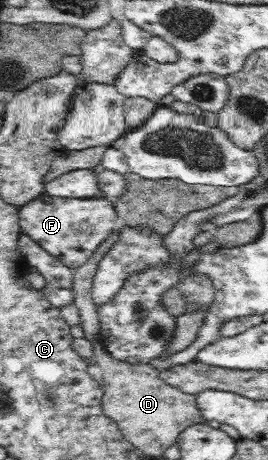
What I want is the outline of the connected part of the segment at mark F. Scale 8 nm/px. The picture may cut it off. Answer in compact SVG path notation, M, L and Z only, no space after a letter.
M43 193L35 200L19 208L21 233L40 245L48 254L75 269L82 266L100 245L115 231L116 209L103 198L66 199L49 197Z

